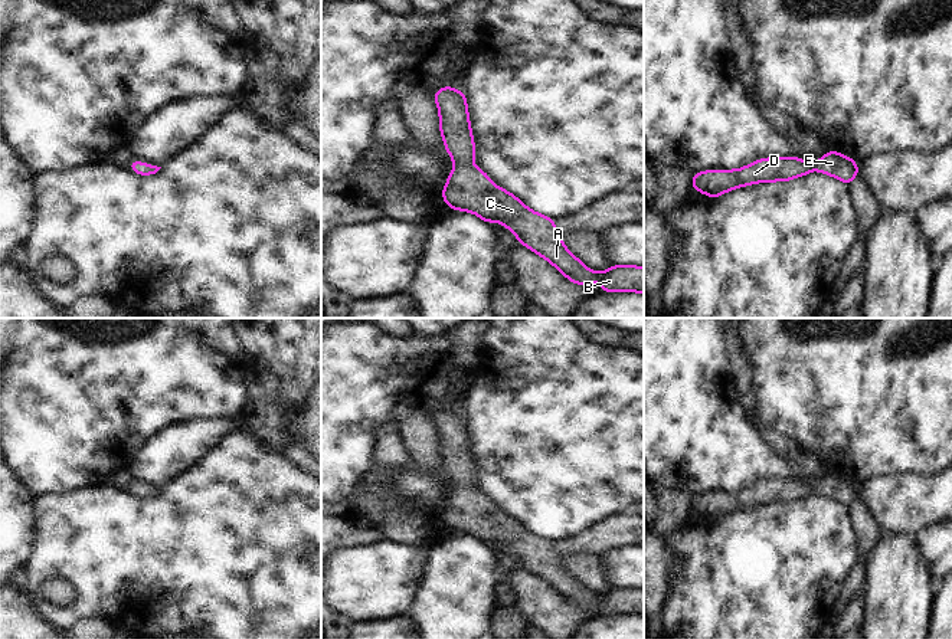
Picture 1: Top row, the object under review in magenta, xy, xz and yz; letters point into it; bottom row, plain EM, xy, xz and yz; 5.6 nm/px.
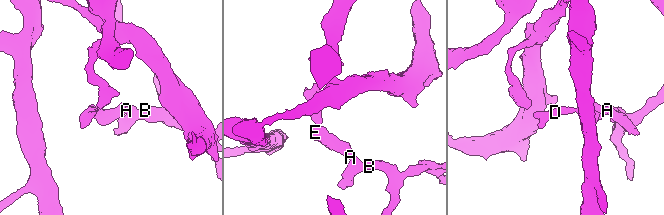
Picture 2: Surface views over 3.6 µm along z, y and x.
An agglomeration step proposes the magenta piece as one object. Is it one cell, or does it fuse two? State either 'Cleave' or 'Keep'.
Keep.

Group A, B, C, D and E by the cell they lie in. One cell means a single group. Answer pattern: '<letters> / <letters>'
A B C D E

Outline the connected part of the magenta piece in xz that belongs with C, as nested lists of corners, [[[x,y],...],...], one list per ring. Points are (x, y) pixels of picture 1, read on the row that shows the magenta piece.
[[[446,85],[432,98],[439,109],[444,145],[455,167],[442,189],[442,200],[451,210],[474,213],[487,225],[497,219],[513,232],[520,245],[549,260],[570,282],[583,286],[599,281],[603,294],[644,294],[644,268],[615,265],[605,272],[588,269],[566,249],[553,219],[530,210],[514,194],[497,187],[485,171],[471,166],[475,160],[475,144],[464,91]]]

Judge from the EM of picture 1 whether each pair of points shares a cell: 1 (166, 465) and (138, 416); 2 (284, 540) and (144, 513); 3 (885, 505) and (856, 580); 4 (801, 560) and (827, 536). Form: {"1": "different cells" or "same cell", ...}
{"1": "different cells", "2": "same cell", "3": "different cells", "4": "same cell"}

